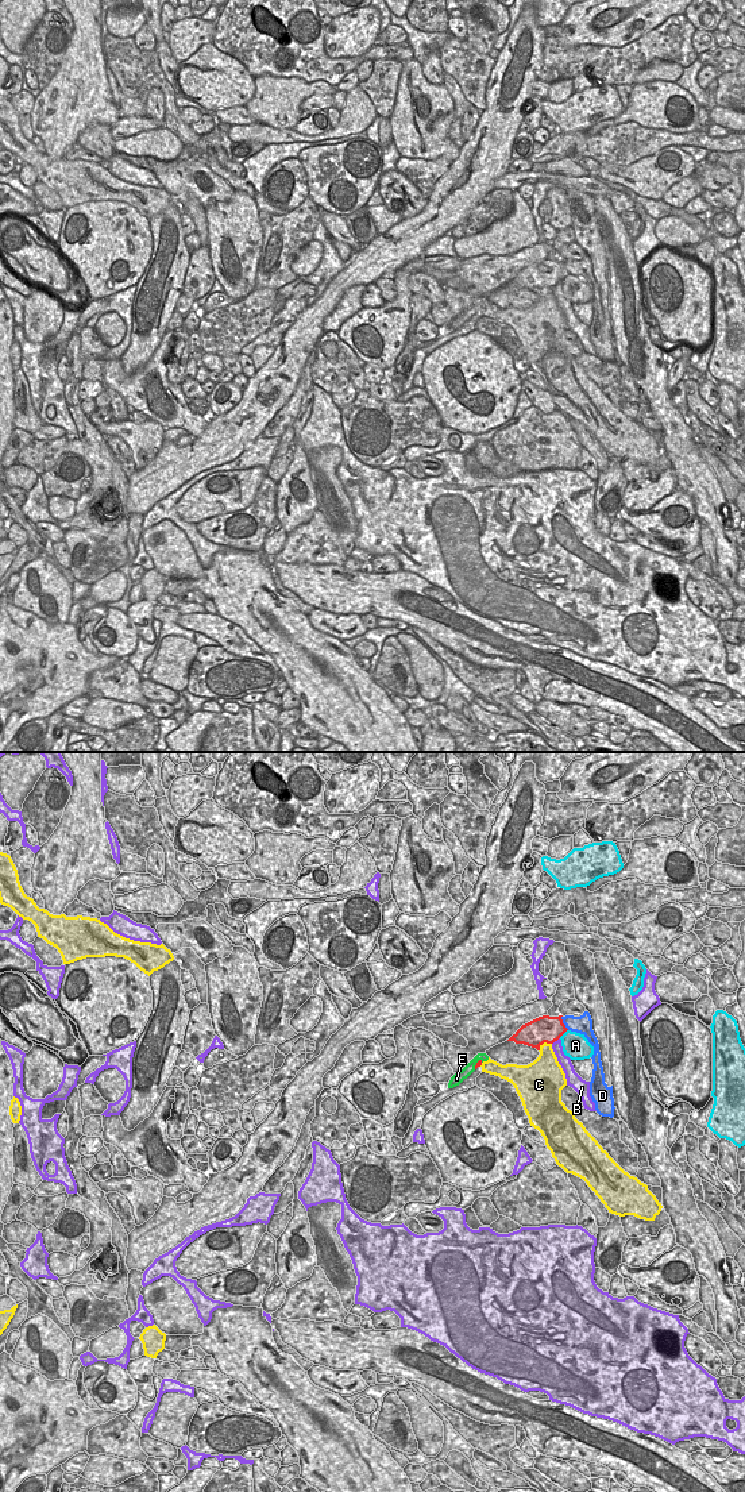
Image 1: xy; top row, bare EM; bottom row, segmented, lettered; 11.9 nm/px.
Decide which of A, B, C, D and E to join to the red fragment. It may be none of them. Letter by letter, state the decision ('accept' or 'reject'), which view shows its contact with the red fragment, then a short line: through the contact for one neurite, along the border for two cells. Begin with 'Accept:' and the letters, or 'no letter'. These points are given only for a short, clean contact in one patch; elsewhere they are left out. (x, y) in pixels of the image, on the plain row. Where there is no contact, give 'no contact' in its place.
Accept: E
A: reject; meets red in xy
B: reject; meets red in xy
C: reject; meets red in xy
D: reject; meets red in xy
E: accept; meets red in xy; line xy (479, 307), (477, 308), (470, 311)

